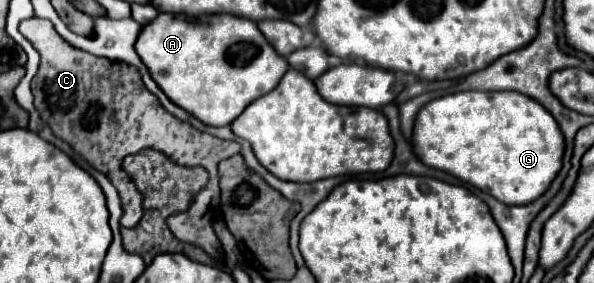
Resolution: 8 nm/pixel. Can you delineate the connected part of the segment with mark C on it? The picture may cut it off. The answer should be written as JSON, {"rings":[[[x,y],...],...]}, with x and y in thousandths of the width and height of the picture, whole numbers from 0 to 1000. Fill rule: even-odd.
{"rings":[[[47,64],[34,85],[30,106],[44,141],[51,141],[71,205],[67,240],[54,283],[57,375],[91,481],[111,495],[128,544],[135,544],[155,594],[178,615],[192,650],[209,735],[202,777],[209,806],[226,806],[239,770],[239,700],[219,622],[205,601],[205,565],[215,544],[229,544],[239,523],[266,530],[303,587],[347,594],[354,615],[347,664],[354,650],[367,657],[367,572],[401,544],[404,509],[367,495],[286,410],[266,346],[242,311],[239,276],[226,233],[165,205],[108,155],[98,113],[91,113],[84,71]]]}

